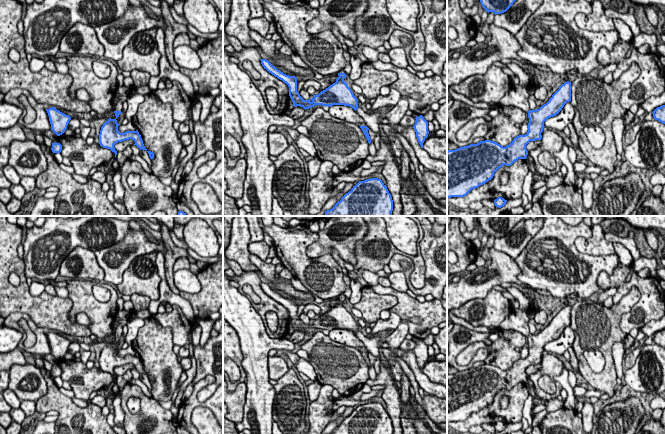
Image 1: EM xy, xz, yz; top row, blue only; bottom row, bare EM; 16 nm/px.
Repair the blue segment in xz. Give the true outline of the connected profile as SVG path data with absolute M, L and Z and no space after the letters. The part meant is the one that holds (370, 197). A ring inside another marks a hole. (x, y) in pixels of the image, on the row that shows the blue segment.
M378 178L359 181L324 216L392 216L393 200Z

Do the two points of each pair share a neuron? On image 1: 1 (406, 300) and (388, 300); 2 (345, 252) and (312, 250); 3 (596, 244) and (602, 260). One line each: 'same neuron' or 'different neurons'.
1: different neurons
2: same neuron
3: different neurons

